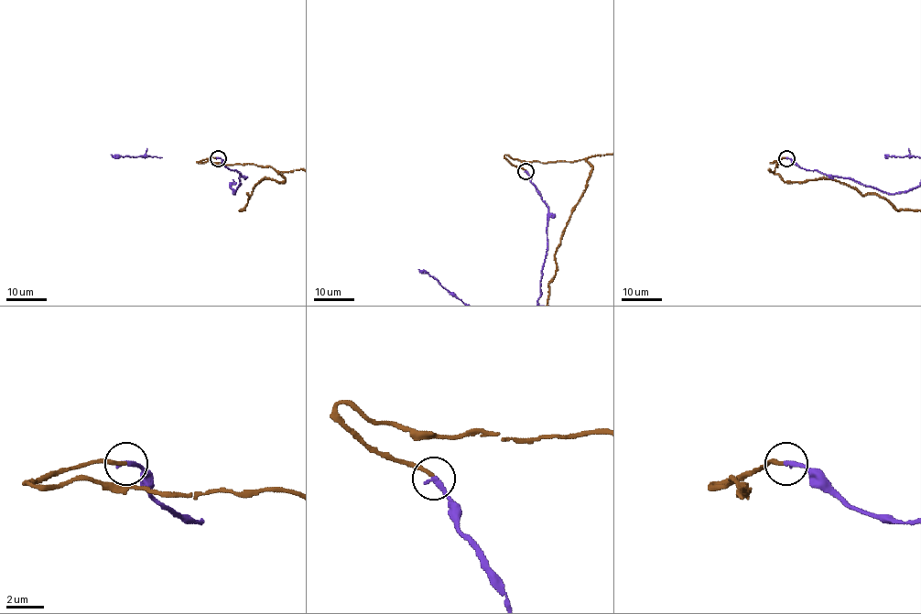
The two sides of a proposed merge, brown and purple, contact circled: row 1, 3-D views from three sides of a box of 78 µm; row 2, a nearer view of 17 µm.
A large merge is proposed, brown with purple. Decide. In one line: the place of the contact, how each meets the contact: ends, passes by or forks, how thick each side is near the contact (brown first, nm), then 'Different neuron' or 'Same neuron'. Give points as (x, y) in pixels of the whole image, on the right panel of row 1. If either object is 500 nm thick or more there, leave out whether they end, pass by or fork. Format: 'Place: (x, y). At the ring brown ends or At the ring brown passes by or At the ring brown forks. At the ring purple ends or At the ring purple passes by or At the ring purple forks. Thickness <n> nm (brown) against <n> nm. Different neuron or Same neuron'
Place: (786, 158). At the ring brown ends. At the ring purple ends. Thickness 200 nm (brown) against 280 nm. Same neuron

